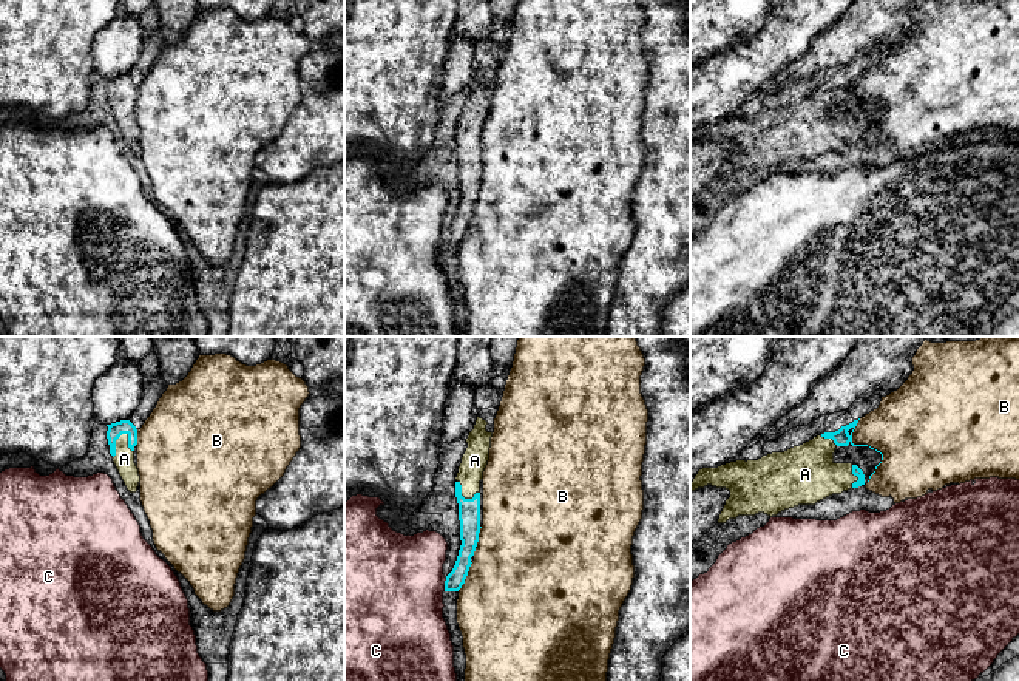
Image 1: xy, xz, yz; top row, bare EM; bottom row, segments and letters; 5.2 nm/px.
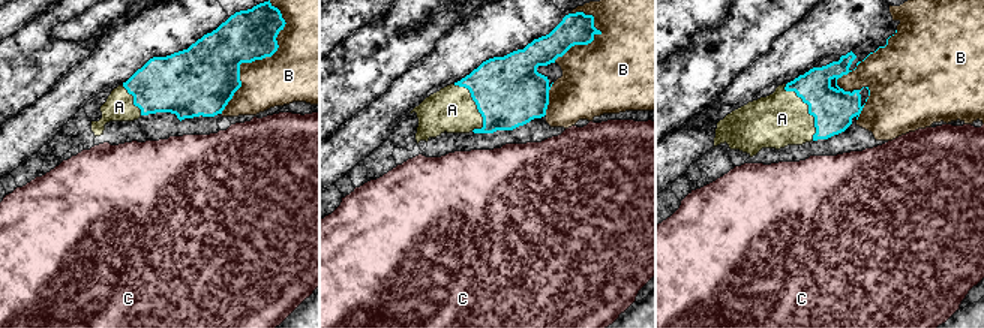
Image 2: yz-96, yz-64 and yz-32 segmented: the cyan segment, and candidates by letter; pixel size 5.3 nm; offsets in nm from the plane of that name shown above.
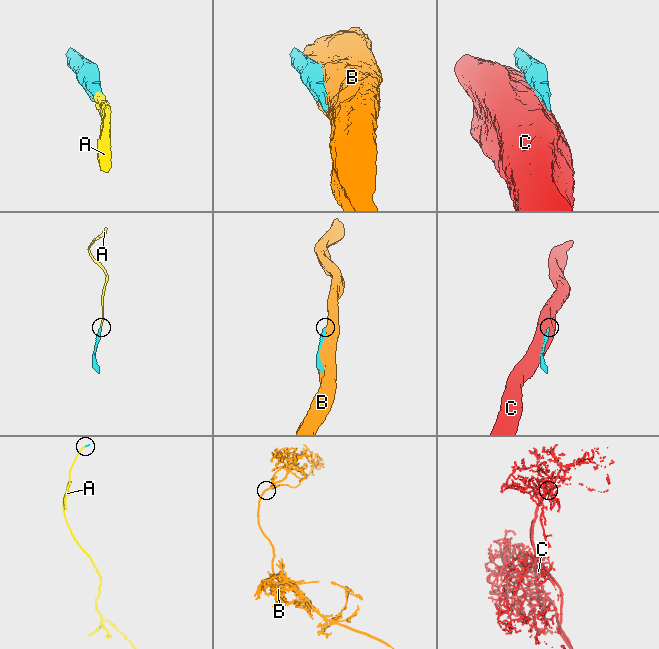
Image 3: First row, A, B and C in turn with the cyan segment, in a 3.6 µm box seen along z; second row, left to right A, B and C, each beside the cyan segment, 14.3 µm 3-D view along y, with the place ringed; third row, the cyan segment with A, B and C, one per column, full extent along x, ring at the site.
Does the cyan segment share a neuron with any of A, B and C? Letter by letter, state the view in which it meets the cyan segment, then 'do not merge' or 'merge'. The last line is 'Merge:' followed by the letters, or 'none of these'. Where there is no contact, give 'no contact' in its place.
A: xy | merge
B: yz | do not merge
C: xz | do not merge
Merge: A

